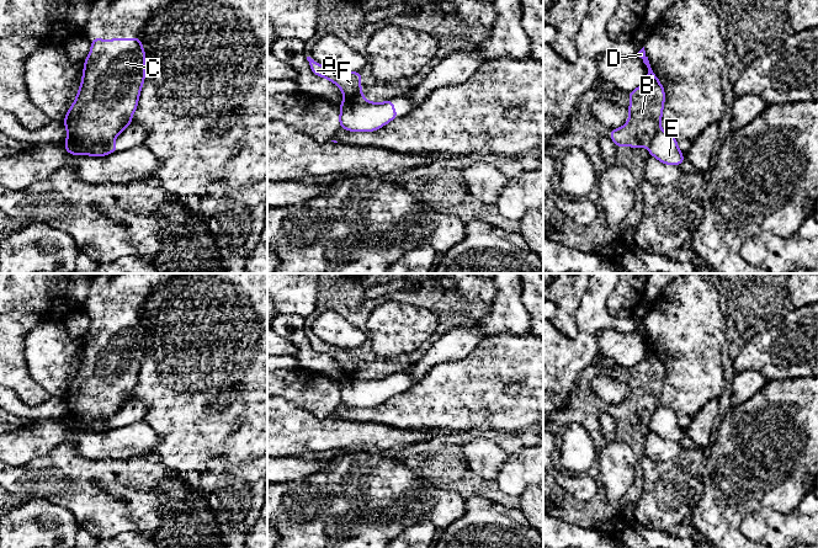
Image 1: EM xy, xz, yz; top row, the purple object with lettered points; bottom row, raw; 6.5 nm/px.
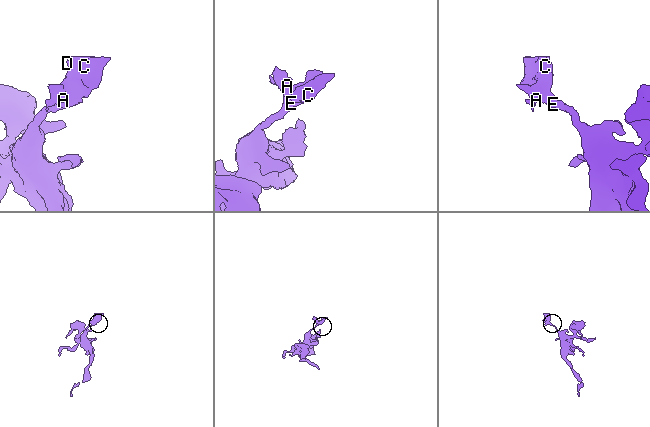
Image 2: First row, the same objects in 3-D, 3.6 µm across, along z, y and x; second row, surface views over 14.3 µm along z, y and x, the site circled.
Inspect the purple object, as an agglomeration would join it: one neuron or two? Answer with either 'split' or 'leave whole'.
split

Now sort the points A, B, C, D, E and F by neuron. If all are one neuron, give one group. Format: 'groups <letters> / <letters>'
groups A B C D F / E

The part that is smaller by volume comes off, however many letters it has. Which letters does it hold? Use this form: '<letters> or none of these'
A, B, C, D, F

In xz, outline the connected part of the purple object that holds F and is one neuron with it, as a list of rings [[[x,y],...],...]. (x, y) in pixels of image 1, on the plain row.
[[[307,332],[309,337],[310,346],[320,353],[326,353],[334,360],[336,360],[342,369],[344,377],[346,379],[373,379],[373,377],[366,377],[362,372],[362,363],[360,356],[362,353],[361,347],[355,349],[342,349],[334,345],[325,344],[319,341],[314,335]]]

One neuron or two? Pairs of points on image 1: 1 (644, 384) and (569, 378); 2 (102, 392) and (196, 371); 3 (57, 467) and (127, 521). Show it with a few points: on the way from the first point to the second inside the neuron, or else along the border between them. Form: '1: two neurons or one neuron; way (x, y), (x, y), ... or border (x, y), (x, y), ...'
1: two neurons; border (590, 365), (578, 374), (564, 405)
2: two neurons; border (144, 356), (131, 398)
3: one neuron; way (74, 483), (85, 487), (110, 511)

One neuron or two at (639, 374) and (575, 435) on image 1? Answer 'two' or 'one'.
two

